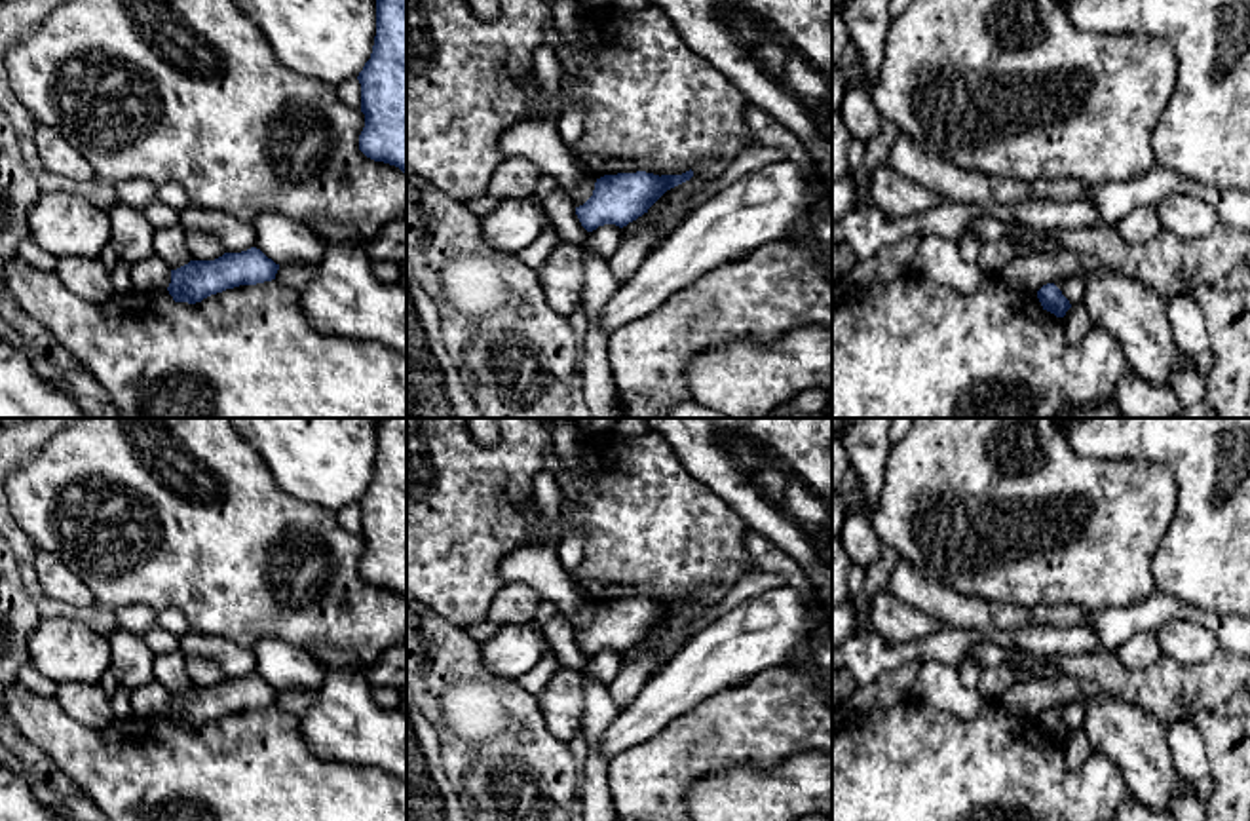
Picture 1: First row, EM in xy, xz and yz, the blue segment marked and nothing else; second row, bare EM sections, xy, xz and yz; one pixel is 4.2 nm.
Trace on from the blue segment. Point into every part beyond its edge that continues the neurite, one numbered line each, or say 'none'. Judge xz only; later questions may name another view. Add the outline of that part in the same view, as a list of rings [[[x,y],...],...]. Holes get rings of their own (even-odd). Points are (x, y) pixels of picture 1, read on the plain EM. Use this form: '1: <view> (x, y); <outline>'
none

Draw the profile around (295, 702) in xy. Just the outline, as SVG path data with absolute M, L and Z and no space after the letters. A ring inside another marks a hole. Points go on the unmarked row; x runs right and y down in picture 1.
M279 692L275 705L293 715L304 715L315 701L319 692Z

